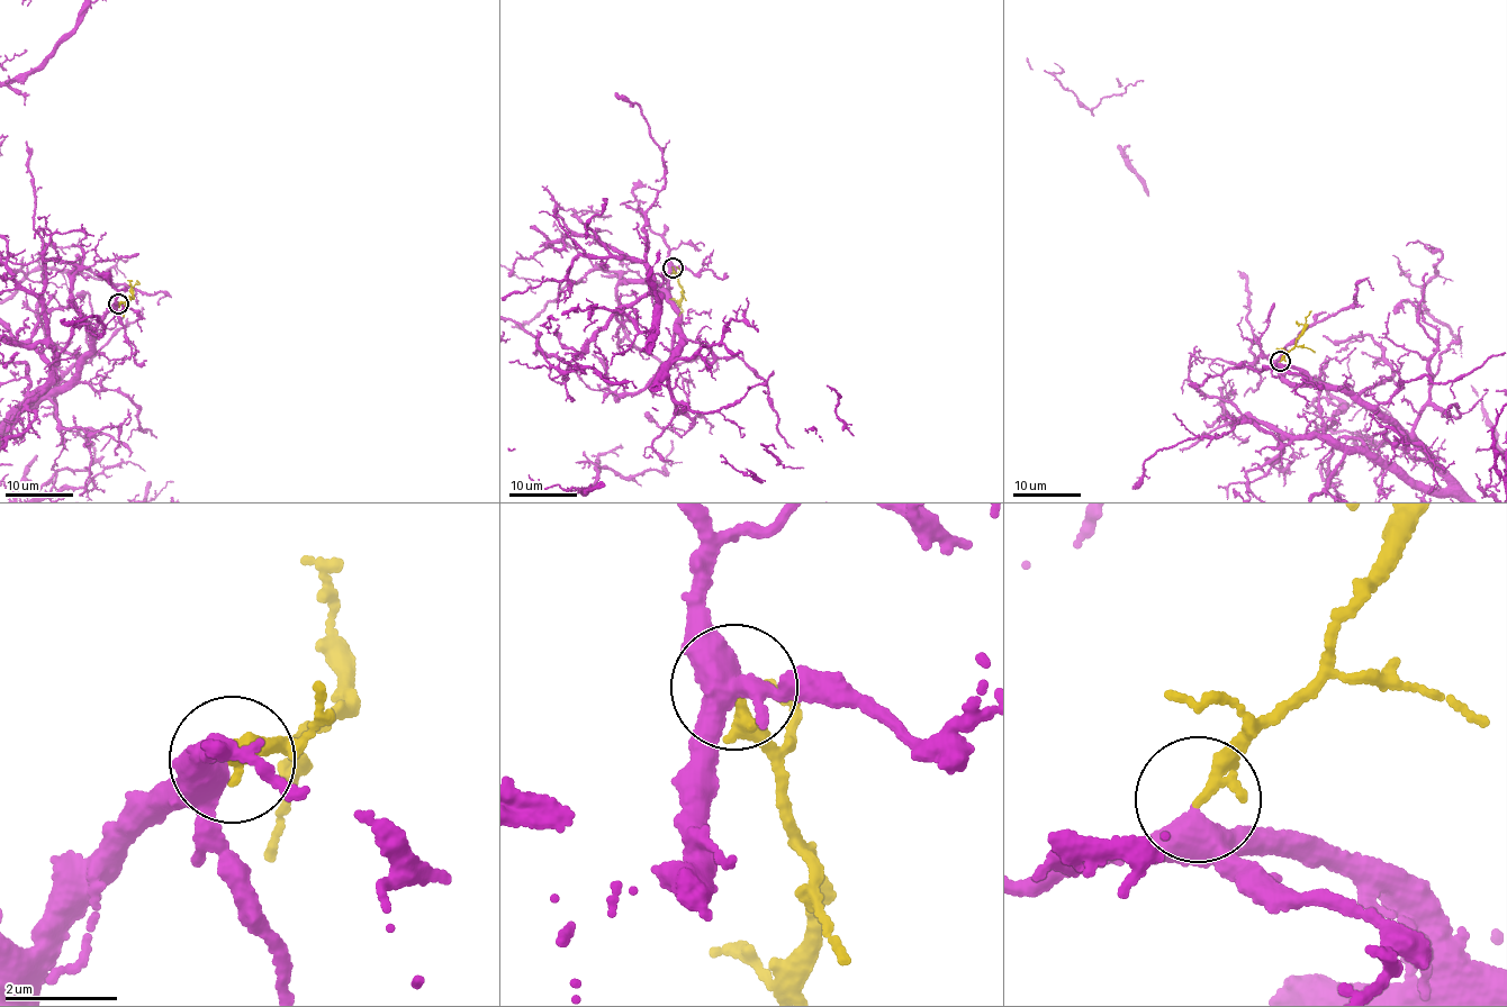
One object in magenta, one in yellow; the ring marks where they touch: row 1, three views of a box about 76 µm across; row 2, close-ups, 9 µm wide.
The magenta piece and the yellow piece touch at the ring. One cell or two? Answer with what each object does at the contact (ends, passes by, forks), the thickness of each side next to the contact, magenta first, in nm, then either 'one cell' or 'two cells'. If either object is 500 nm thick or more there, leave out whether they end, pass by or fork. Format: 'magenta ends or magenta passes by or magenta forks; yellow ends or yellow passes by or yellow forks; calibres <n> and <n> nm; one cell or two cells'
magenta forks; yellow ends; calibres 320 and 240 nm; one cell

